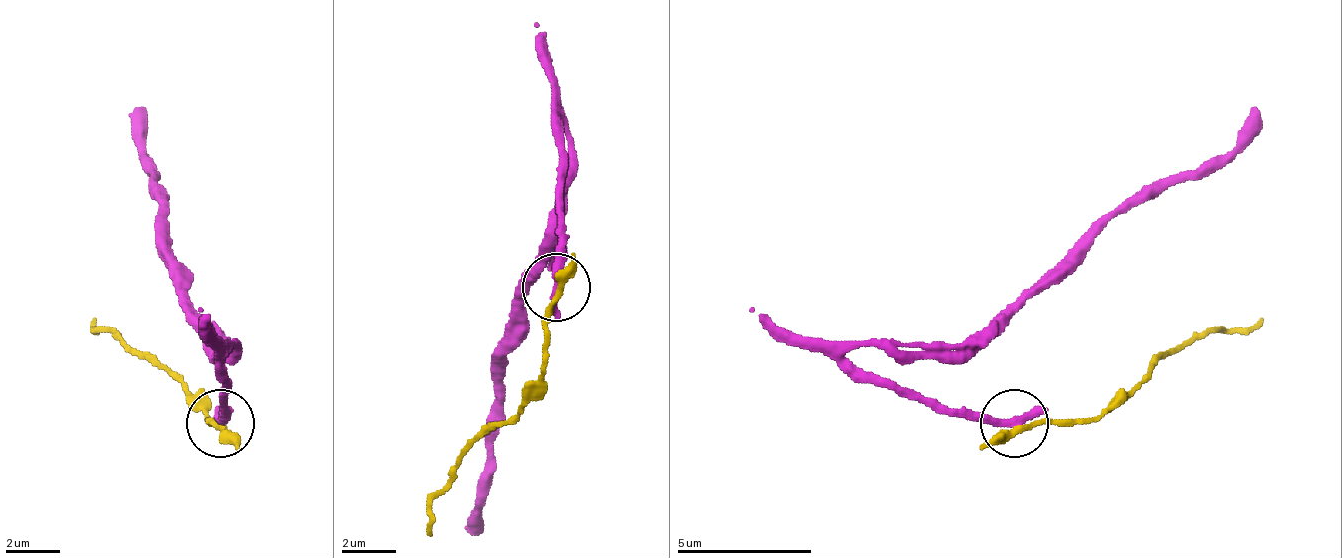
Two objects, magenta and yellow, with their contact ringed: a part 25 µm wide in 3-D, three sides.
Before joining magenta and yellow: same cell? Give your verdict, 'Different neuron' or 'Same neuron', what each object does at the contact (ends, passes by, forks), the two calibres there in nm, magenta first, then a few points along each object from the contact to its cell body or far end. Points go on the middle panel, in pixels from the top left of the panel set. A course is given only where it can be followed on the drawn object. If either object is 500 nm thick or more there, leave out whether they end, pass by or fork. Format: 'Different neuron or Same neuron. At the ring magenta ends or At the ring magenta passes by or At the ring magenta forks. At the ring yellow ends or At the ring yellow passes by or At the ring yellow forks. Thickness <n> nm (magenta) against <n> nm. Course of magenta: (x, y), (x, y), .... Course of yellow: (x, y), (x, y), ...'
Different neuron. At the ring magenta passes by. At the ring yellow passes by. Thickness 280 nm (magenta) against 280 nm. Course of magenta: (557, 289), (557, 119), (571, 139), (564, 248), (530, 289), (503, 356), (503, 411), (490, 479), (469, 526). Course of yellow: (557, 289), (544, 377), (469, 445), (429, 506), (429, 533)

